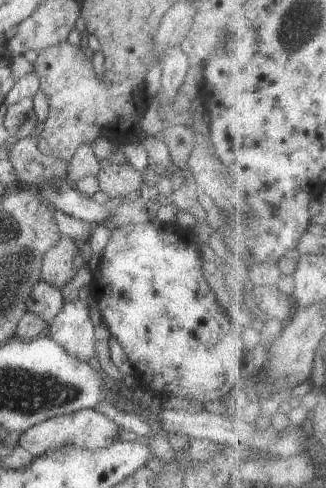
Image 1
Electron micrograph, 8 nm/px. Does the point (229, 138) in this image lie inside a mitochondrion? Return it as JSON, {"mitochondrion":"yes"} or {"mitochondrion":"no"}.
{"mitochondrion":"no"}

